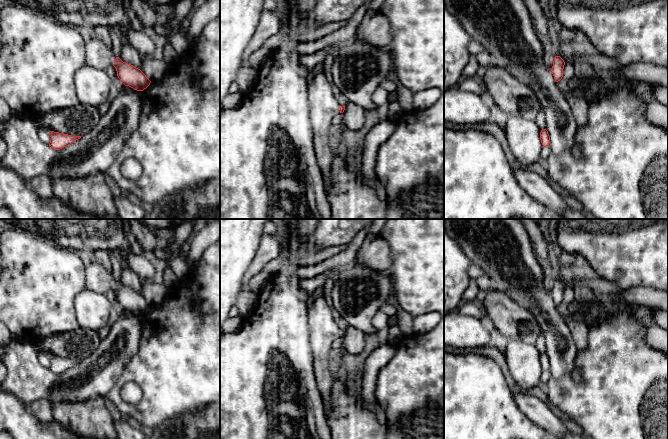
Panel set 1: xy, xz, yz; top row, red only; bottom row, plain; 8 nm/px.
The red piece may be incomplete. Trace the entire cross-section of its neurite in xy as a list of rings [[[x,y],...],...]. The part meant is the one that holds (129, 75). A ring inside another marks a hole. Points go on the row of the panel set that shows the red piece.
[[[98,38],[86,42],[86,64],[102,70],[113,65],[121,82],[137,91],[143,91],[151,83],[140,69],[116,57],[110,46]]]

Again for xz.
[[[324,73],[315,76],[308,87],[310,104],[310,122],[314,135],[314,150],[323,177],[330,173],[331,165],[336,154],[330,151],[328,132],[333,118],[343,113],[345,106],[341,106],[332,93],[332,86]]]

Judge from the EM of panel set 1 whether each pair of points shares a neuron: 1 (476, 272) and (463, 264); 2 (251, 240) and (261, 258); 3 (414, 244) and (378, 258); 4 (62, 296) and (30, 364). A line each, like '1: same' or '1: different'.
1: different
2: different
3: different
4: different

